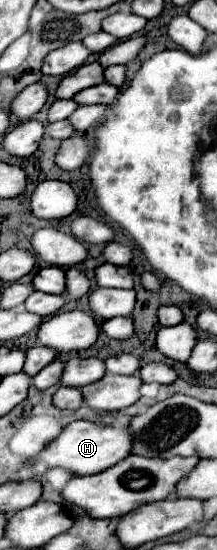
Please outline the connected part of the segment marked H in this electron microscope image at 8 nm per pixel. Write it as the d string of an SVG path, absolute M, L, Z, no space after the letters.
M77 420L67 424L61 430L61 434L47 444L45 450L41 450L37 456L31 458L31 462L45 462L49 468L65 468L77 476L87 476L107 470L127 454L129 454L129 434L125 434L125 428L119 430L111 426L99 426L87 420Z

